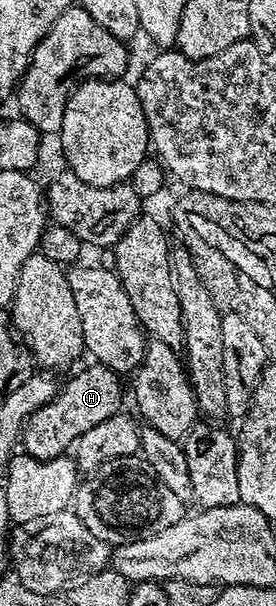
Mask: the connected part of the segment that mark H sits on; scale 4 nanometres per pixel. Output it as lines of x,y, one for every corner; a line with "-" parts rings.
93,361
90,364
90,367
83,368
78,375
71,376
66,383
63,383
50,403
29,415
19,440
24,454
36,459
54,459
66,454
81,440
83,433
87,433
87,429
99,425
99,421
107,421
107,417
122,410
122,376
102,363

